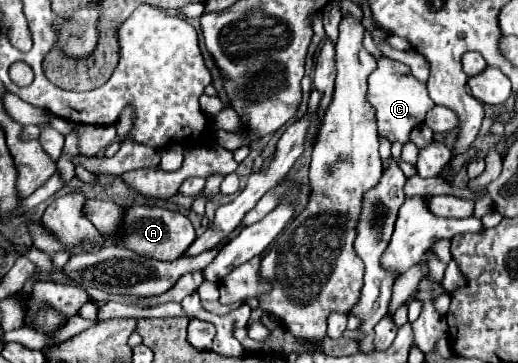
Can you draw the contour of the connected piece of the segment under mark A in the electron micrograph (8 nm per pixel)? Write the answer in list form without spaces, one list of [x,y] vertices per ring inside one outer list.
[[[129,207],[125,211],[125,243],[123,247],[143,255],[143,257],[151,257],[151,259],[159,259],[159,261],[173,261],[175,257],[181,257],[181,253],[187,251],[187,247],[195,241],[195,229],[191,225],[191,221],[179,213],[179,211],[171,211],[171,209],[161,209],[161,207]]]

